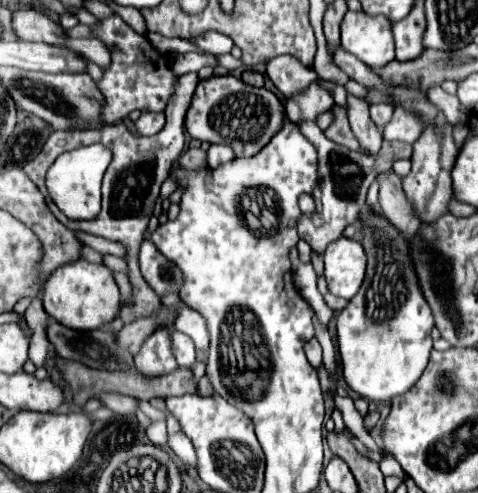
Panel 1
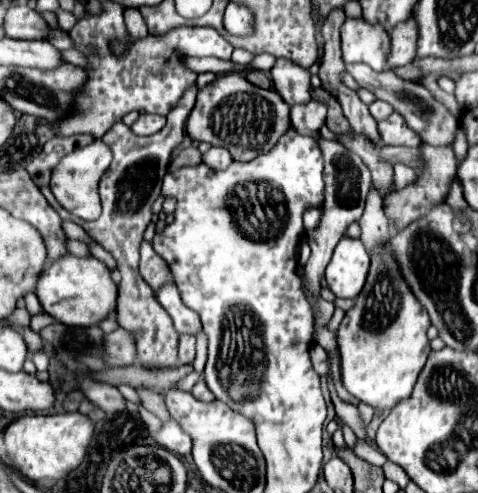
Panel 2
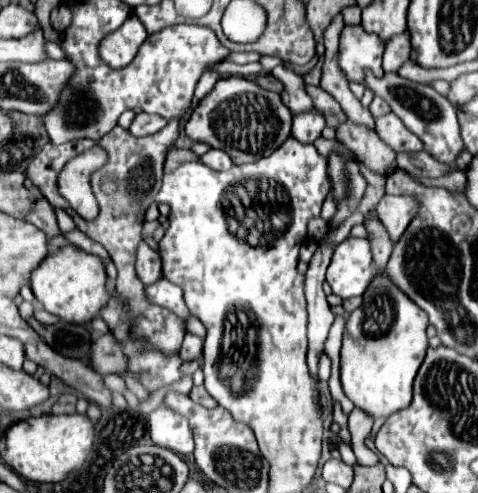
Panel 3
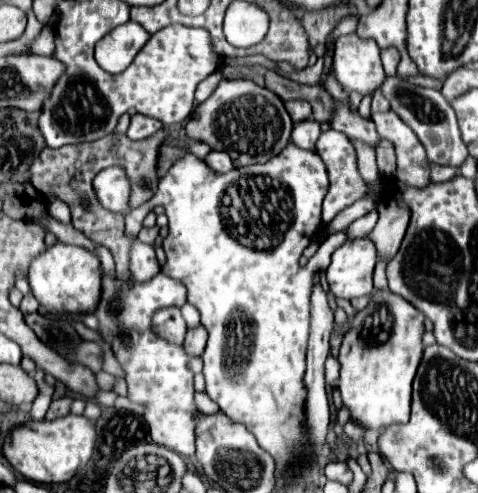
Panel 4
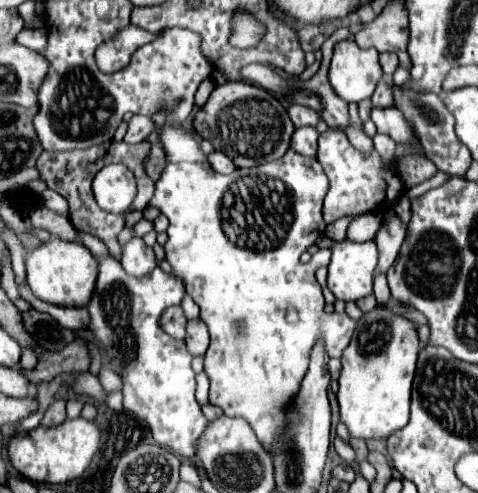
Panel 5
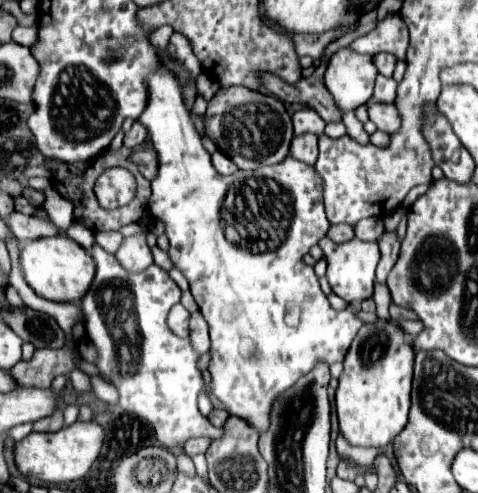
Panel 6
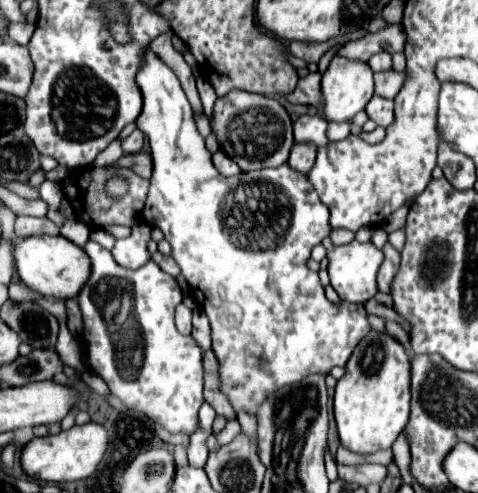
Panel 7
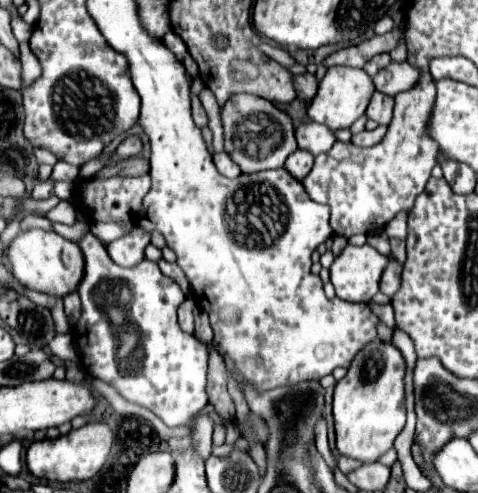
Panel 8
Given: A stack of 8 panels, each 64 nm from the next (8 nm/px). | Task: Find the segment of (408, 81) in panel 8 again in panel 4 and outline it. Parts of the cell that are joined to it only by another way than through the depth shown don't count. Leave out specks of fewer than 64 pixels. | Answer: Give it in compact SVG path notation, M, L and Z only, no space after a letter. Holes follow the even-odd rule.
M380 88L372 94L372 112L386 112L386 110L390 110L390 104L388 104L388 100L384 98L384 94L380 92Z

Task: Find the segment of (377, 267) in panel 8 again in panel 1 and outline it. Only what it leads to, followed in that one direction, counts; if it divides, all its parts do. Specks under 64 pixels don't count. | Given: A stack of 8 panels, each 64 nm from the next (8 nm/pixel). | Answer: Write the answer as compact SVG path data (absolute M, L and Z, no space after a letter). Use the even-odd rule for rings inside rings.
M338 238L334 244L328 246L324 254L324 276L328 282L328 290L334 296L350 300L366 272L366 252L358 240Z

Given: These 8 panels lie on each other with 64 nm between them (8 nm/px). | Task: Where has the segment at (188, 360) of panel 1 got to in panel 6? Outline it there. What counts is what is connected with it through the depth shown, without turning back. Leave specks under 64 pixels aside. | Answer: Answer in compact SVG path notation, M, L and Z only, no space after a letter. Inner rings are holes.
M194 312L190 318L190 340L198 354L204 354L210 350L210 336L208 336L208 324L200 312Z

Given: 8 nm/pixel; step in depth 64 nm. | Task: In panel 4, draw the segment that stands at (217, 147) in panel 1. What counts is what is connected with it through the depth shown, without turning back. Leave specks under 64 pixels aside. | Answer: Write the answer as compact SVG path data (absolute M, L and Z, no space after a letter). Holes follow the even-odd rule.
M212 150L212 152L204 158L204 162L206 162L212 170L216 170L216 172L230 172L230 170L234 168L234 164L232 164L232 160L230 160L230 156L228 156L226 152L216 152L216 150Z

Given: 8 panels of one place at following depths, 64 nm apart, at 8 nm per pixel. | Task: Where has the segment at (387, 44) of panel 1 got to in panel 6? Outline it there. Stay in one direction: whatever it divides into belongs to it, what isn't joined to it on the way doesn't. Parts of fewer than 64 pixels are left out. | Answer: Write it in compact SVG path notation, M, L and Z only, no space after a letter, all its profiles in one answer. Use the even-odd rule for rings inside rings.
M350 48L338 50L326 68L326 88L334 98L336 108L346 114L372 98L374 78L378 76L370 56L352 52Z

